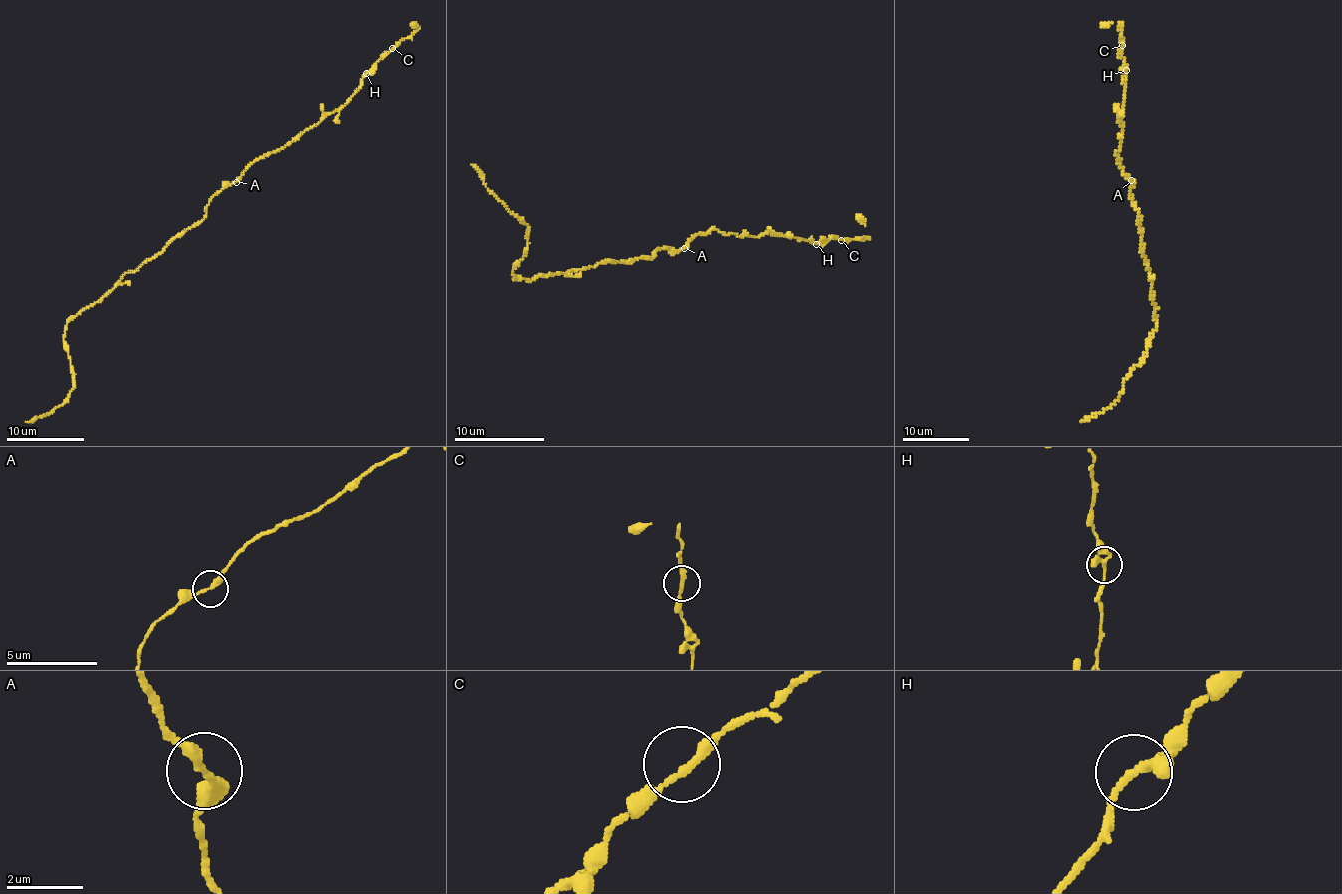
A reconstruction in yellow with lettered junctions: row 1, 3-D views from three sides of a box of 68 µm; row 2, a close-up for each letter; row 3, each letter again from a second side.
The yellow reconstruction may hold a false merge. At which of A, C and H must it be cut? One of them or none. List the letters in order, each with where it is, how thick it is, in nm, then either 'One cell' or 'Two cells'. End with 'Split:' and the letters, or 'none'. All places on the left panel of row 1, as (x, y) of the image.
A: Place: (236, 182). Thickness 220 nm. One cell
C: Place: (392, 48). Thickness 220 nm. One cell
H: Place: (366, 73). Thickness 220 nm. One cell
Split: none

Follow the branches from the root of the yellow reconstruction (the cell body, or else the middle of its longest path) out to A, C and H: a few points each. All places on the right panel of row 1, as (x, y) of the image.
A: (1140, 221), (1130, 194), (1131, 179)
C: (1140, 221), (1130, 194), (1132, 183), (1116, 154), (1122, 139), (1119, 119), (1126, 68), (1122, 45)
H: (1140, 221), (1130, 194), (1132, 183), (1116, 154), (1122, 141), (1119, 119), (1126, 70)

